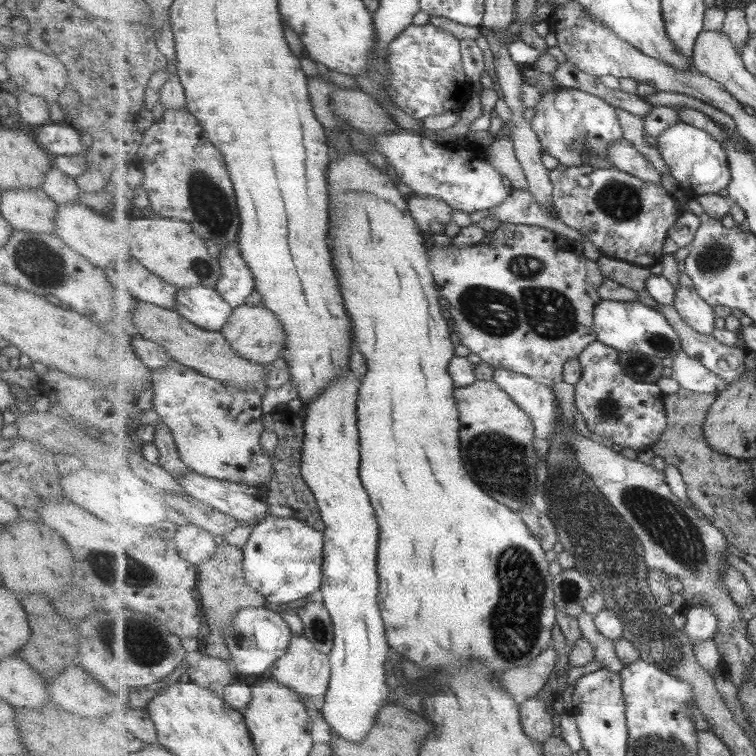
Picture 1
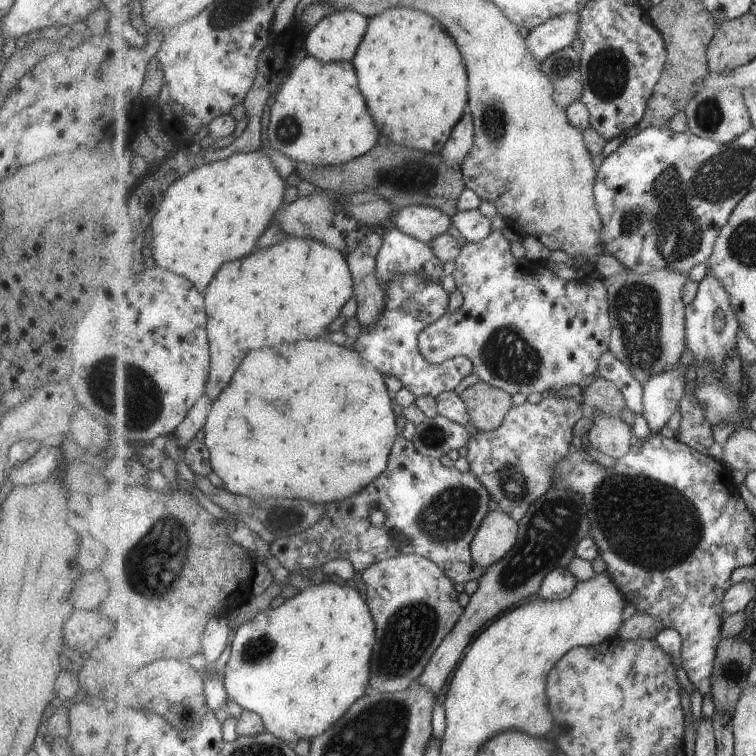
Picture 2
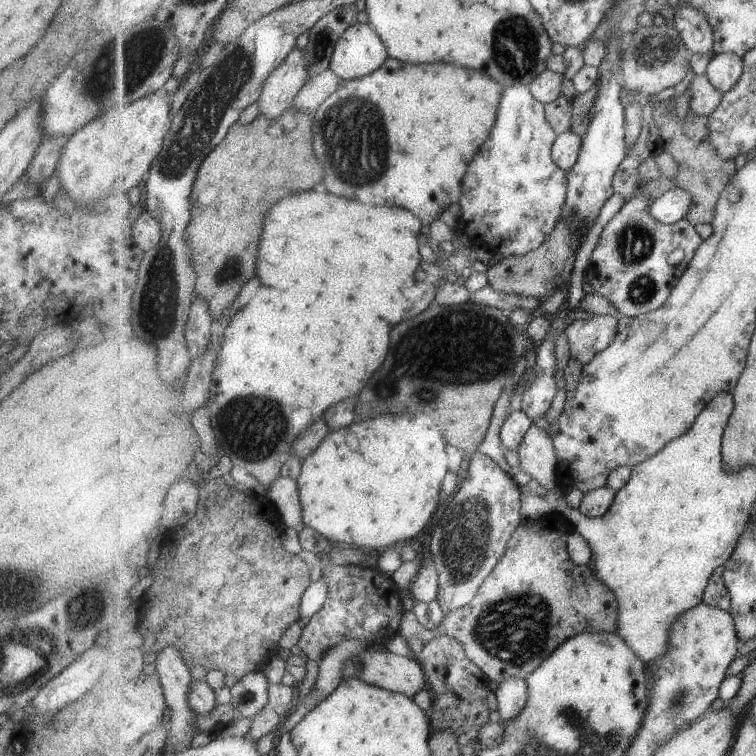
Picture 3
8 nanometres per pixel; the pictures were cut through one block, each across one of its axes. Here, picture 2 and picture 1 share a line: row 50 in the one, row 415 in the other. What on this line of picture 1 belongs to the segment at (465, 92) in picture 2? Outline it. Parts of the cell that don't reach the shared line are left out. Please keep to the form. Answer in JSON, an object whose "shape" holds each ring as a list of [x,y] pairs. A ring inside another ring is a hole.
{"shape":[[[332,150],[329,164],[330,183],[330,247],[333,247],[334,269],[338,272],[338,283],[346,303],[346,311],[352,320],[354,331],[353,344],[365,355],[368,371],[361,377],[358,390],[358,429],[362,438],[362,467],[360,473],[363,485],[371,497],[380,524],[380,547],[378,552],[378,571],[380,578],[379,602],[386,624],[390,645],[405,658],[413,660],[419,668],[439,670],[445,666],[459,666],[463,658],[487,660],[493,664],[497,673],[502,674],[512,668],[525,666],[537,659],[552,643],[553,628],[558,624],[558,607],[554,598],[554,578],[549,574],[549,562],[542,547],[542,540],[536,537],[522,516],[505,504],[500,504],[481,488],[465,470],[461,454],[460,430],[462,421],[457,399],[456,384],[449,373],[449,366],[455,356],[455,344],[451,340],[449,322],[443,318],[443,306],[439,304],[440,292],[434,272],[430,266],[430,256],[425,248],[423,230],[411,214],[409,199],[403,198],[393,182],[393,174],[381,172],[365,155],[357,152],[336,152]]]}

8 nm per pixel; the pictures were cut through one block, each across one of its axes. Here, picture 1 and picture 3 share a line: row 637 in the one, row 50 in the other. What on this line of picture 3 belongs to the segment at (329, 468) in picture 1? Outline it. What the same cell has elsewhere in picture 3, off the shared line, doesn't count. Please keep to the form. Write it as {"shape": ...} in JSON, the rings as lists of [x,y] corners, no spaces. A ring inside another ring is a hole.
{"shape":[[[356,22],[339,39],[330,67],[348,81],[375,72],[388,57],[387,46],[375,27],[369,22]]]}

